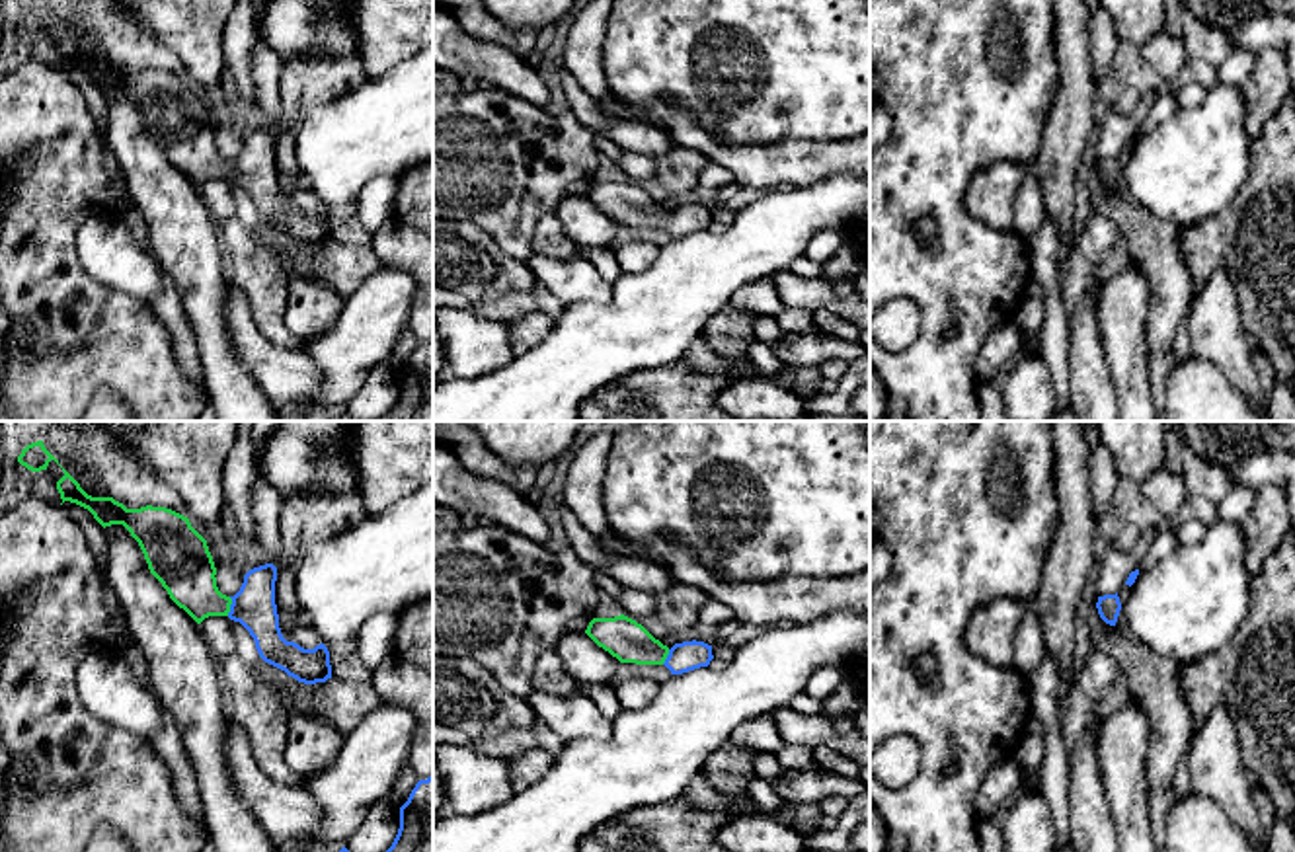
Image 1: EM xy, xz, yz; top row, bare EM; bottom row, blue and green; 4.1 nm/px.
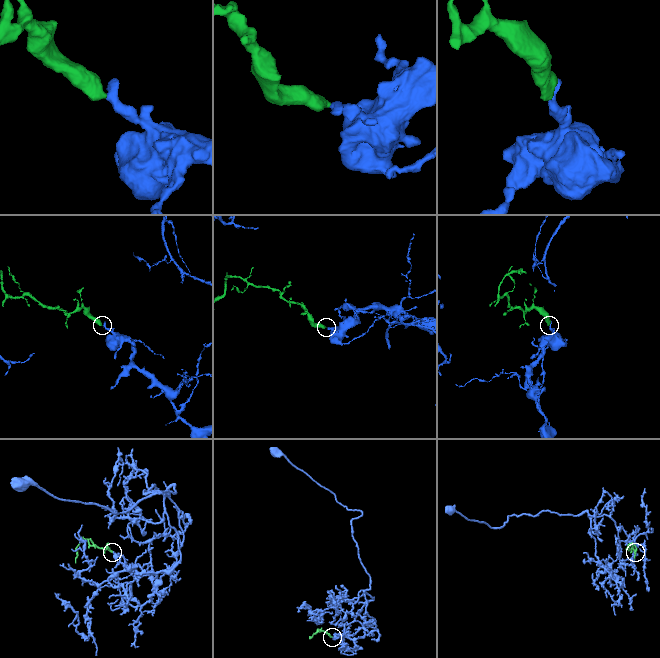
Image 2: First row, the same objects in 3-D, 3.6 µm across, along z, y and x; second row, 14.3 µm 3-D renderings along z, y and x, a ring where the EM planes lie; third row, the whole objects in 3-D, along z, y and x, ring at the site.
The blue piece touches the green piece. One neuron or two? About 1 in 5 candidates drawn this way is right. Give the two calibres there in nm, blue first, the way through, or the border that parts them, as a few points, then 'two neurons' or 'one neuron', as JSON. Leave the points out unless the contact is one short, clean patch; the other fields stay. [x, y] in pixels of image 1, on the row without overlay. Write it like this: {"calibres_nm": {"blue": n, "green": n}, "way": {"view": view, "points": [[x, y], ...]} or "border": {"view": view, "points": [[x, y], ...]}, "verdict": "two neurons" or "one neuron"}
{"calibres_nm": {"blue": 180, "green": 240}, "way": {"view": "xy", "points": [[254, 170], [231, 170], [221, 168], [186, 133]]}, "verdict": "one neuron"}

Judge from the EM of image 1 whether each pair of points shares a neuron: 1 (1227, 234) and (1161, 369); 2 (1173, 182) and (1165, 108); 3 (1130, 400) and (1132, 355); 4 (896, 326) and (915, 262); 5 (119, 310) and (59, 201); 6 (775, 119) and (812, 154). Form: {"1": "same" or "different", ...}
{"1": "different", "2": "different", "3": "same", "4": "different", "5": "different", "6": "different"}

